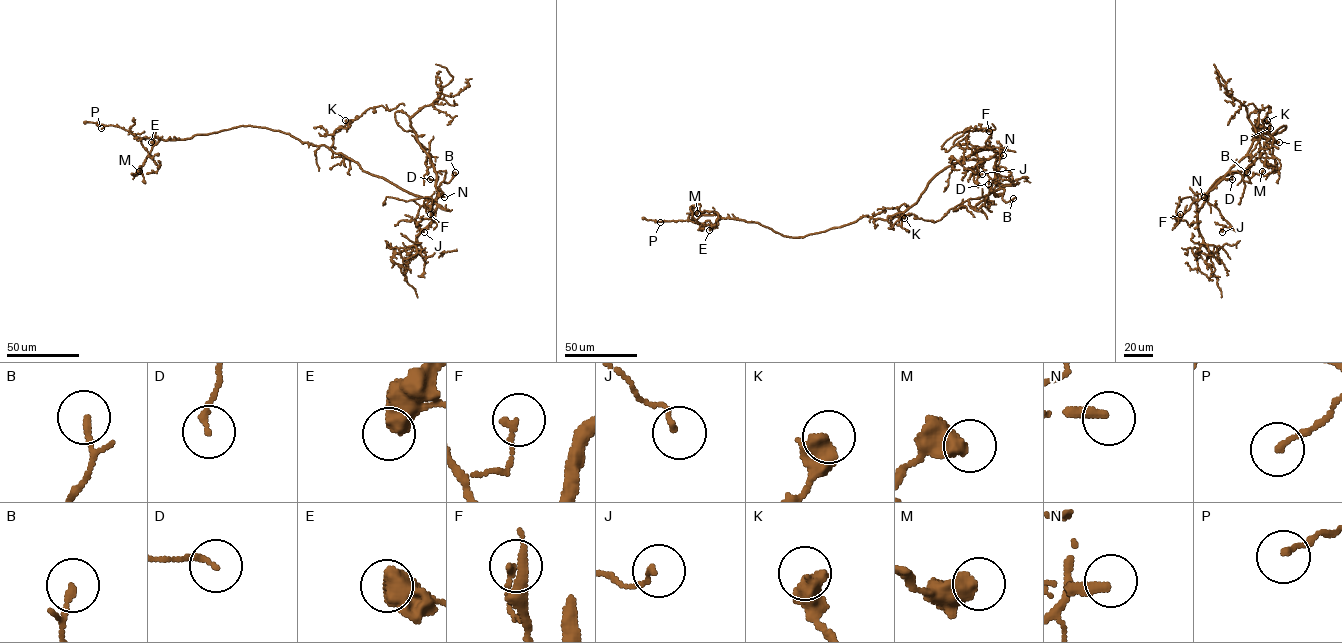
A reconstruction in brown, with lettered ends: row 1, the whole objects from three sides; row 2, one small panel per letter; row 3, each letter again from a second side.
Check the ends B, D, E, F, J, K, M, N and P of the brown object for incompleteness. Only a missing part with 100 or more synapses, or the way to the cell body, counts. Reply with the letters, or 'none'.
N

